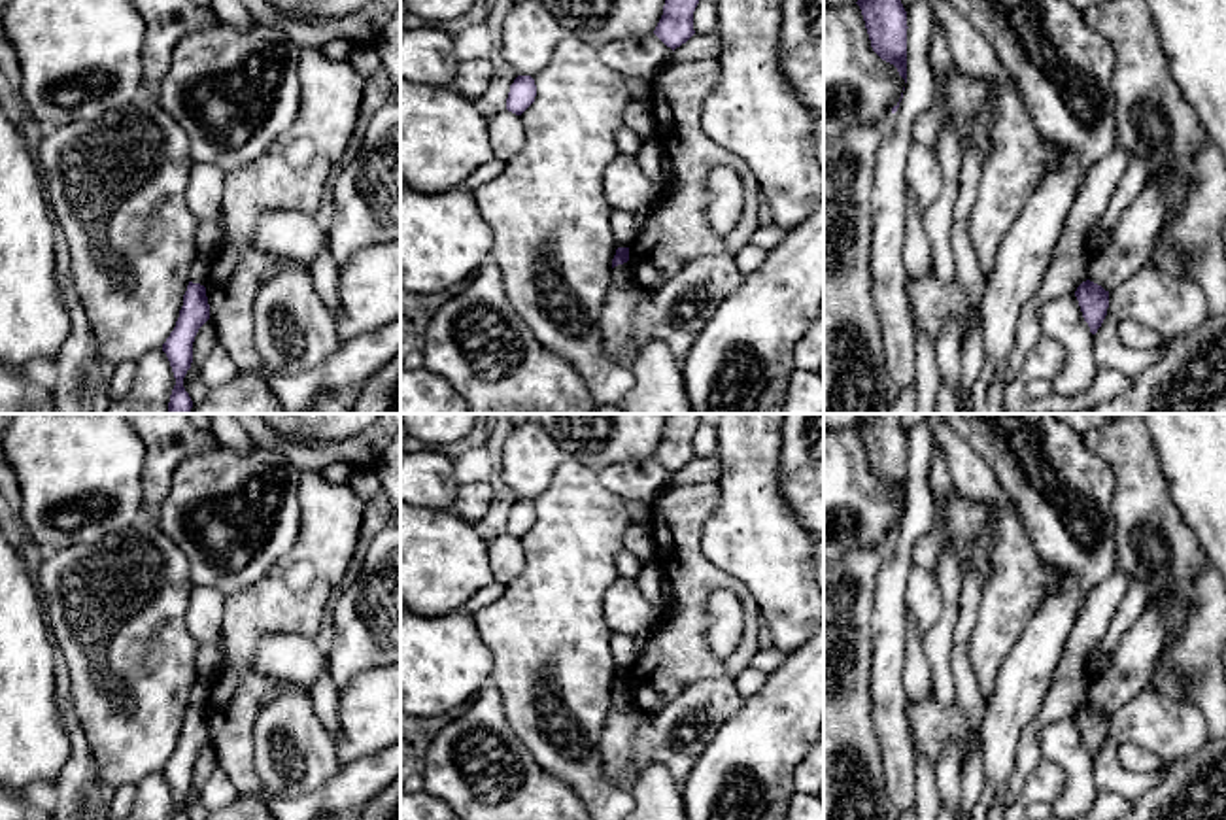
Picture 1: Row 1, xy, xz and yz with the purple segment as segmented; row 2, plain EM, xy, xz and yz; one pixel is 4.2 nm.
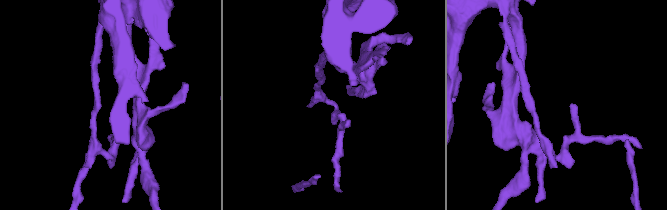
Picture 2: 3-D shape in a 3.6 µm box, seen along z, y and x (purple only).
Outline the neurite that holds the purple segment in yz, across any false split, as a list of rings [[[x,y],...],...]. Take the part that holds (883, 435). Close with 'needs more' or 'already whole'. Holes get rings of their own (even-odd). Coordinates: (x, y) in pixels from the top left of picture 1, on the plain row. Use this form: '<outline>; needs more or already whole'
[[[860,414],[861,433],[873,474],[894,487],[907,506],[907,435],[897,414]]]; already whole

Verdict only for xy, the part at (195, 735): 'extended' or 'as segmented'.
as segmented

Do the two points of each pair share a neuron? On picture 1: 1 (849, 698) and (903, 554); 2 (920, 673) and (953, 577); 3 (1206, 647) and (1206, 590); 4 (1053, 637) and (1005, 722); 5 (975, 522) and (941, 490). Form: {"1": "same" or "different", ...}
{"1": "different", "2": "different", "3": "same", "4": "same", "5": "different"}

